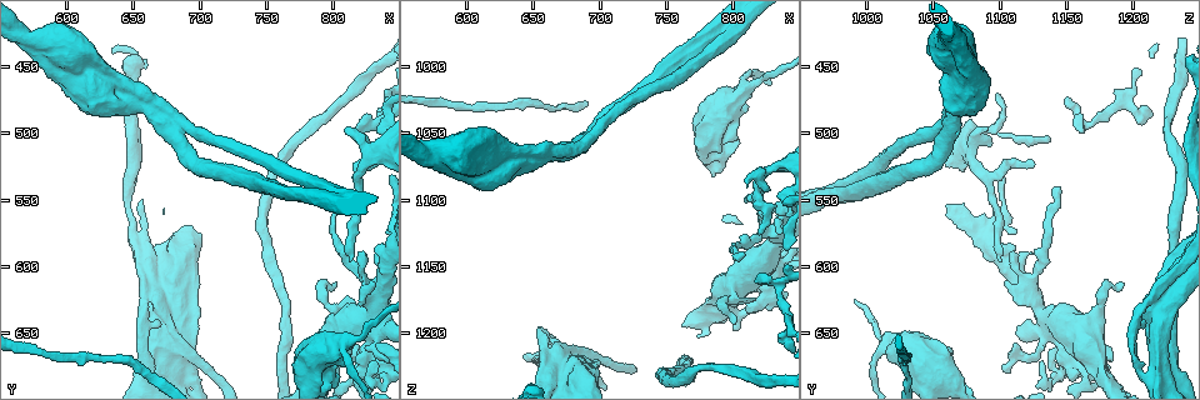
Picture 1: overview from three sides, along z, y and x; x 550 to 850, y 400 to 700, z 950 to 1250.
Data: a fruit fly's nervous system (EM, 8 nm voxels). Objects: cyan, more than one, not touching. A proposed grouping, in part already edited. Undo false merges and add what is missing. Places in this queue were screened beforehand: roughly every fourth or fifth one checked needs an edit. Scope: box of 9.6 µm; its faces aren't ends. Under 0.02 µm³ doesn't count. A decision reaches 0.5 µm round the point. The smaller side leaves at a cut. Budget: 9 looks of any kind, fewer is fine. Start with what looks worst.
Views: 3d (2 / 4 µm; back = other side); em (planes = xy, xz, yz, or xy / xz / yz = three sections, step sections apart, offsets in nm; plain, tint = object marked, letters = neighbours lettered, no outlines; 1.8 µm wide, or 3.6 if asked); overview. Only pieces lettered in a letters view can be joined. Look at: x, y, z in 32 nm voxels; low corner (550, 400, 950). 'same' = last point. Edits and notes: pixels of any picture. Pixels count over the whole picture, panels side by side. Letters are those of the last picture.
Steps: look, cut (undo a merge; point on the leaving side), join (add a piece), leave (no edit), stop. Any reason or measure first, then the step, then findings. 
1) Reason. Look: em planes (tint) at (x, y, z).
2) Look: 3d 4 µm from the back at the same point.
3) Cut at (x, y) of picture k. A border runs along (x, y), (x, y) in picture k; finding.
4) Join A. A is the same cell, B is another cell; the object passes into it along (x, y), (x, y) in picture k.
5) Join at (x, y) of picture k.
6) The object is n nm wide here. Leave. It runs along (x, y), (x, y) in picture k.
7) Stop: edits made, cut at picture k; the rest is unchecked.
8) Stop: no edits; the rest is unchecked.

Abrupt turn. Look: em planes (tint) at (666, 670, 1222).

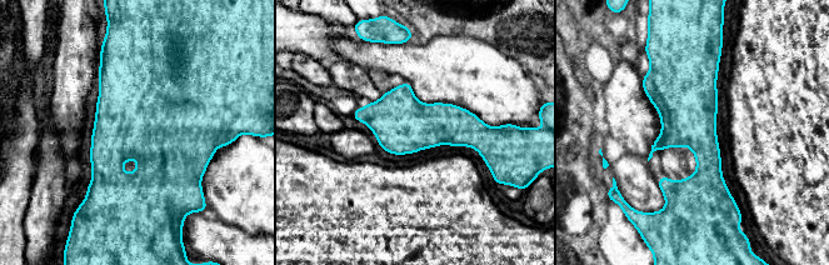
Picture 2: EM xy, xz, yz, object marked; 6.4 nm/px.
See the neighbours. Look: em planes (letters) at the same point.

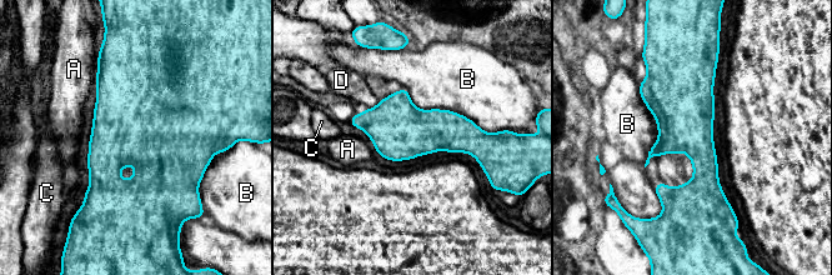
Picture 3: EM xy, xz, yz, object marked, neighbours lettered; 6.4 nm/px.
Leave. A, B, C and D are other cells; a border runs along (404, 86), (420, 109), (499, 131) in picture 3; all the same neuron.

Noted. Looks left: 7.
Free end. Look: em xz step 8 (letters) at (812, 496, 1090).

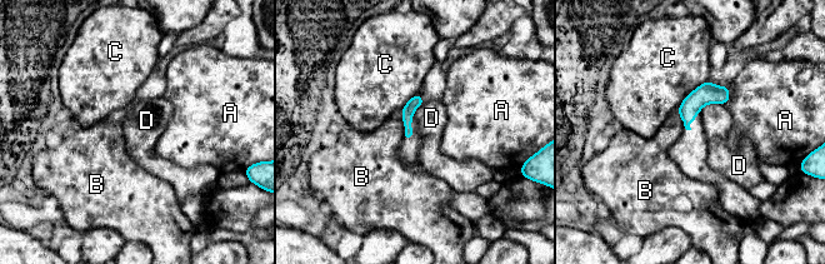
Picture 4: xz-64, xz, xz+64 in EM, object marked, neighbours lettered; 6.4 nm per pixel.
Look: em planes (letters) at the same point.

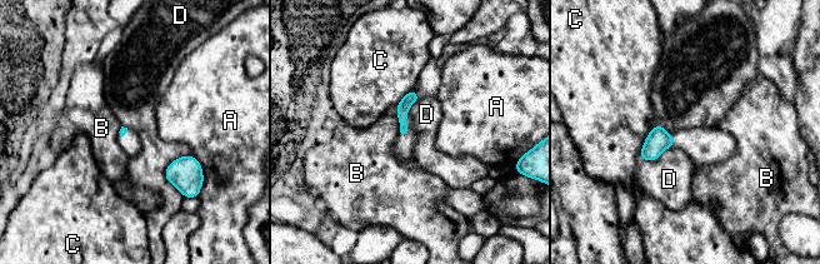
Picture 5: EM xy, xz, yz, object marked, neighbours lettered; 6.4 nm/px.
Leave. A, B, C and D are other cells; no lettered piece goes on from it.

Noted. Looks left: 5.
Free end. Look: 3d 2 µm at (812, 596, 1102).

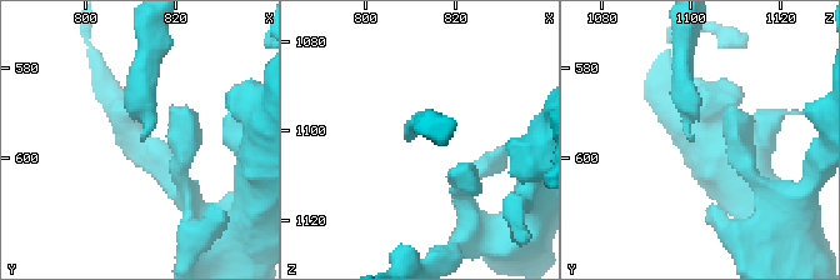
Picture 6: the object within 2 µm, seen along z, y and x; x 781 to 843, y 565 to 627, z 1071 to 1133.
Need the tissue. Look: em xy step 16 (tint) at (812, 595, 1101).

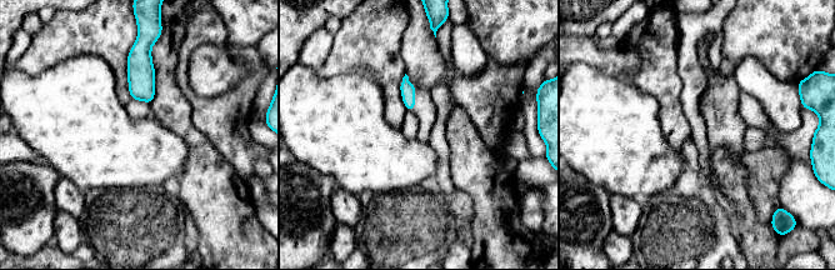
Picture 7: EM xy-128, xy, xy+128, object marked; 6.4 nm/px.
Another direction. Look: em planes (letters) at the same point.

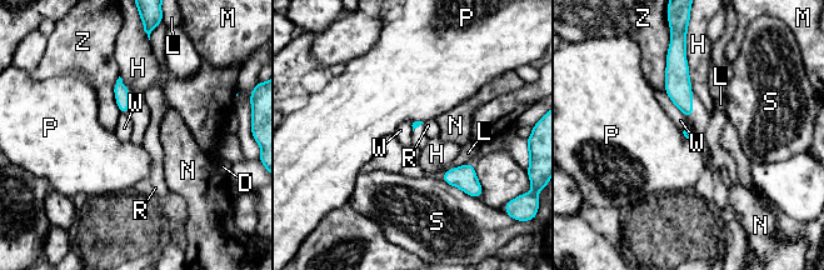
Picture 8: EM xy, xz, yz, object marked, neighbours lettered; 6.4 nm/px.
Leave. D, H, L, M, N, P, R, S, W and Z are other cells; a border runs along (664, 90), (672, 103), (688, 119) in picture 8; none of them fits.

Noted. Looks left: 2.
Branch stops here. Look: em xz step 8 (tint) at (814, 626, 1176).

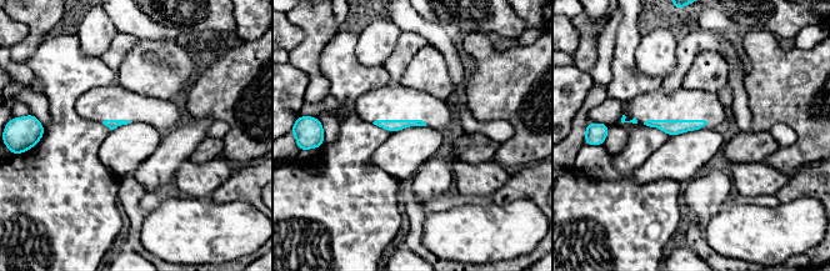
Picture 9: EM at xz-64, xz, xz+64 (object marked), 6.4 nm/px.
Look: em planes (letters) at the same point.

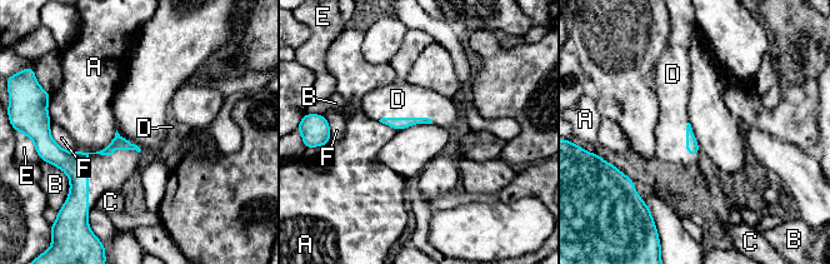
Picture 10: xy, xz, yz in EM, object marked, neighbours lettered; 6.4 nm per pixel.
Join D. D is the same cell, A, B, C, E and F are other cells; it goes on there.

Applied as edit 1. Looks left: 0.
Stop: edits made, join at picture 10; the rest is unchecked.

